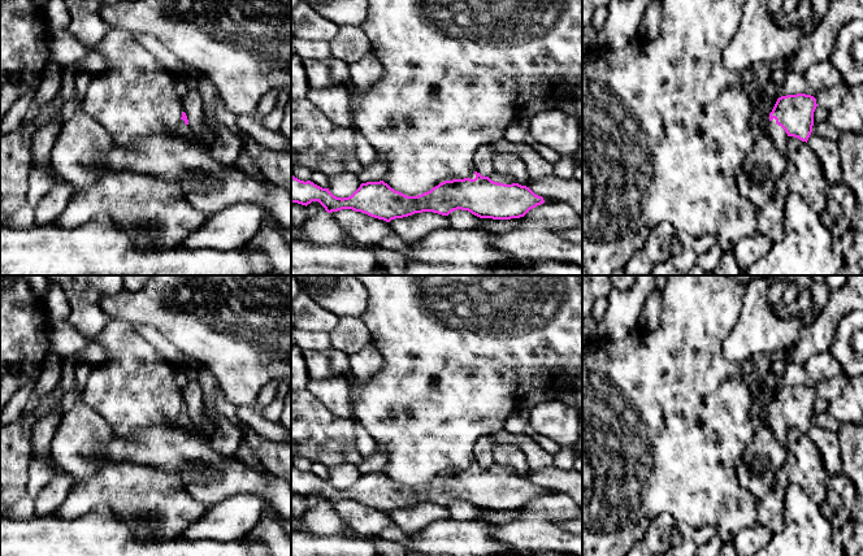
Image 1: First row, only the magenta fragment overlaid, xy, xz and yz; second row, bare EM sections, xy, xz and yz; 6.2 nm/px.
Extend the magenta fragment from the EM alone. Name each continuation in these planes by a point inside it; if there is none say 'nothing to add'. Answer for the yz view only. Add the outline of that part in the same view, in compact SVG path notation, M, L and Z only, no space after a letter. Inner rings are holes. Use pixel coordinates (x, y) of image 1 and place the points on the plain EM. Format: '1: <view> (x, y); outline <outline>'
1: yz (776, 424); outline M775 409L768 413L768 426L773 431L776 439L781 444L785 444L785 442L786 442L786 433L788 433L789 427L785 423L785 421L776 414Z

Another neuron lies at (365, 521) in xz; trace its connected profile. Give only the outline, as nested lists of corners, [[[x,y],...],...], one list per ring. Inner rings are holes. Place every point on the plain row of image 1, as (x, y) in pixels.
[[[342,500],[329,505],[357,535],[378,537],[393,522],[389,513],[352,500]]]

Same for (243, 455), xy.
[[[240,440],[239,448],[233,459],[238,460],[243,465],[252,468],[257,472],[266,473],[264,468],[255,460],[252,451],[246,440]]]

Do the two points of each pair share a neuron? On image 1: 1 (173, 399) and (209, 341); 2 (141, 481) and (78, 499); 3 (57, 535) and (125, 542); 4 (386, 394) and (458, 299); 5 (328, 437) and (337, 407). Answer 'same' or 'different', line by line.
1: different
2: same
3: same
4: same
5: different

